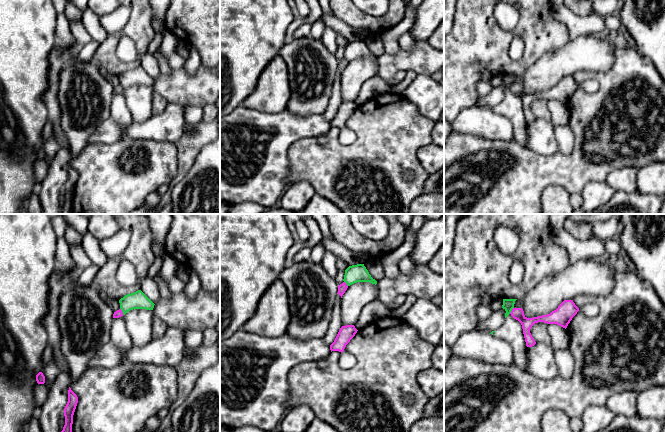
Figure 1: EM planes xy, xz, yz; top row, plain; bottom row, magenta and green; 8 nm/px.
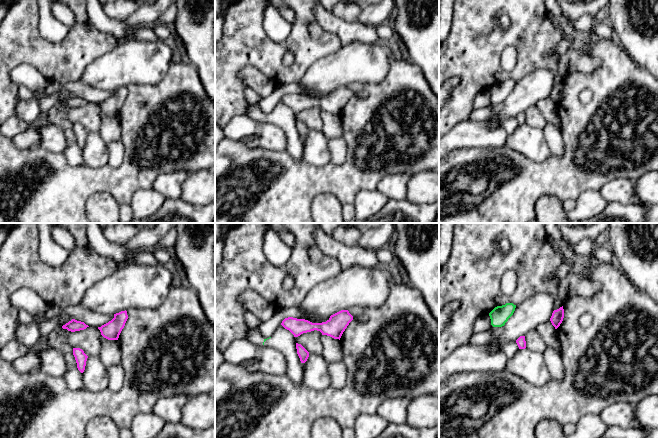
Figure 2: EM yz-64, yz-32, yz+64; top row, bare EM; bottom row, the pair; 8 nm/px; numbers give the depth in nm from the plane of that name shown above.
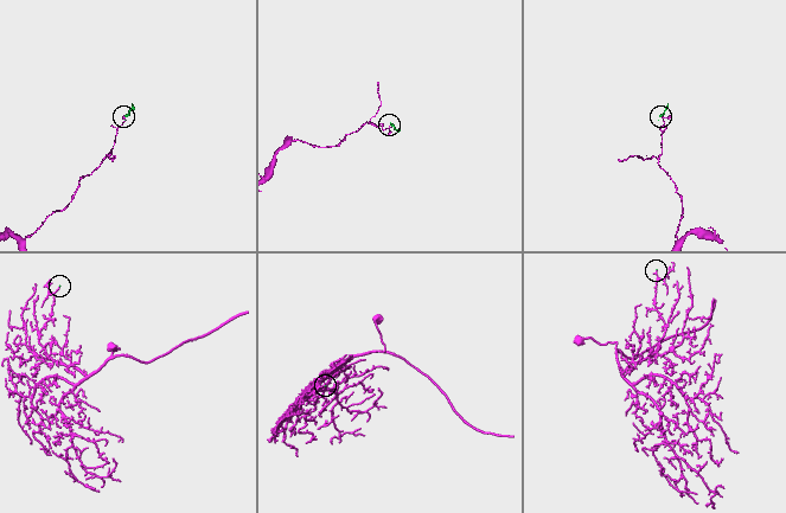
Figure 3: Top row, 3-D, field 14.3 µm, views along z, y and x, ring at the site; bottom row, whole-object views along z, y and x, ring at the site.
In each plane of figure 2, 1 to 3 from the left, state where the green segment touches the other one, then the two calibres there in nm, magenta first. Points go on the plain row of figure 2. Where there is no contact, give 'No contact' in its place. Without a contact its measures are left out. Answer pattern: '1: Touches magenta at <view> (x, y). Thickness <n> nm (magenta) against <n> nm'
1: No contact
2: No contact
3: No contact

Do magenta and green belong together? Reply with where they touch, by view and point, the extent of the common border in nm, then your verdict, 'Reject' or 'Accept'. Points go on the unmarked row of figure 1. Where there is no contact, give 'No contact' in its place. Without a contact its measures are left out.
Touches magenta at xy (121, 87). Shared border 60 nm. Reject

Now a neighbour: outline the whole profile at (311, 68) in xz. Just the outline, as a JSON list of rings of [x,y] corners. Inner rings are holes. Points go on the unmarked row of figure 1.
[[[310,35],[294,38],[284,44],[280,55],[286,63],[290,84],[290,98],[287,110],[297,116],[322,115],[328,107],[332,85],[338,69],[335,54],[328,51],[322,40],[313,39]]]

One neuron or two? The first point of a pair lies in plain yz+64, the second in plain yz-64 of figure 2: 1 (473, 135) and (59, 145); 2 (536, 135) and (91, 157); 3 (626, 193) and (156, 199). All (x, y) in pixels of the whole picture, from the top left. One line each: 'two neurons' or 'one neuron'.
1: one neuron
2: one neuron
3: two neurons

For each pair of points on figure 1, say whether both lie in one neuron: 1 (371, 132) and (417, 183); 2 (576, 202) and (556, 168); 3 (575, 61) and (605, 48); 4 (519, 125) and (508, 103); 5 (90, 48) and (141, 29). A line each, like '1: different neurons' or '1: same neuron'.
1: same neuron
2: different neurons
3: same neuron
4: same neuron
5: different neurons

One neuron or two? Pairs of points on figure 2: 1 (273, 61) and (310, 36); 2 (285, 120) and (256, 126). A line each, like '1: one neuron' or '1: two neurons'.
1: one neuron
2: two neurons

